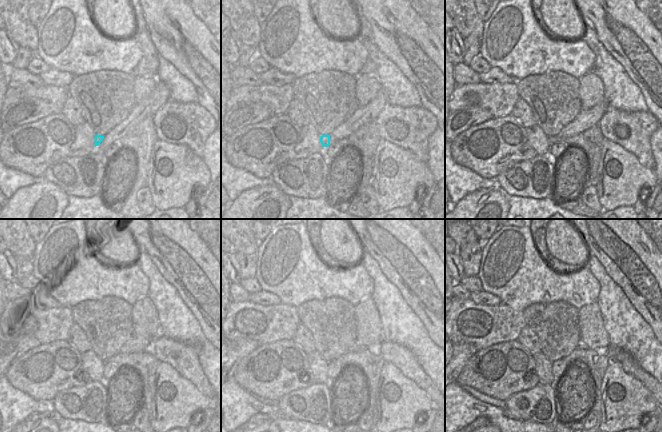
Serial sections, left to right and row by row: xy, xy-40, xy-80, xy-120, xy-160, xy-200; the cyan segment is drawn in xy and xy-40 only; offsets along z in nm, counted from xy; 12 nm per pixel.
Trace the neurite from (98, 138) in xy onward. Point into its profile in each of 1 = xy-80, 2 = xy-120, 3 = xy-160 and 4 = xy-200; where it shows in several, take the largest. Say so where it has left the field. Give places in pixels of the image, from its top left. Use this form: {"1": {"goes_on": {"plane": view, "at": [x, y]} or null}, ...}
{"1": {"goes_on": {"plane": "xy-80", "at": [577, 139]}}, "2": {"goes_on": {"plane": "xy-120", "at": [144, 362]}}, "3": {"goes_on": {"plane": "xy-160", "at": [364, 360]}}, "4": {"goes_on": {"plane": "xy-200", "at": [590, 359]}}}

